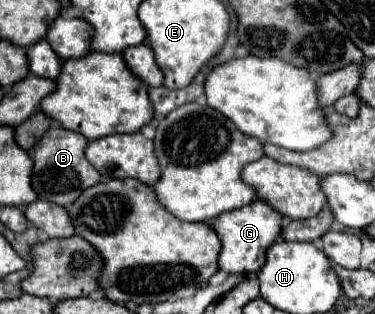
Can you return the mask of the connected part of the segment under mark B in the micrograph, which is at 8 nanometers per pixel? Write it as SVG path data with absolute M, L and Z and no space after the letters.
M50 126L48 132L40 138L36 148L32 148L32 188L38 194L40 200L50 200L60 206L70 206L72 200L76 200L86 188L94 186L100 182L100 174L84 156L86 148L86 138L82 134L64 130L60 126Z

